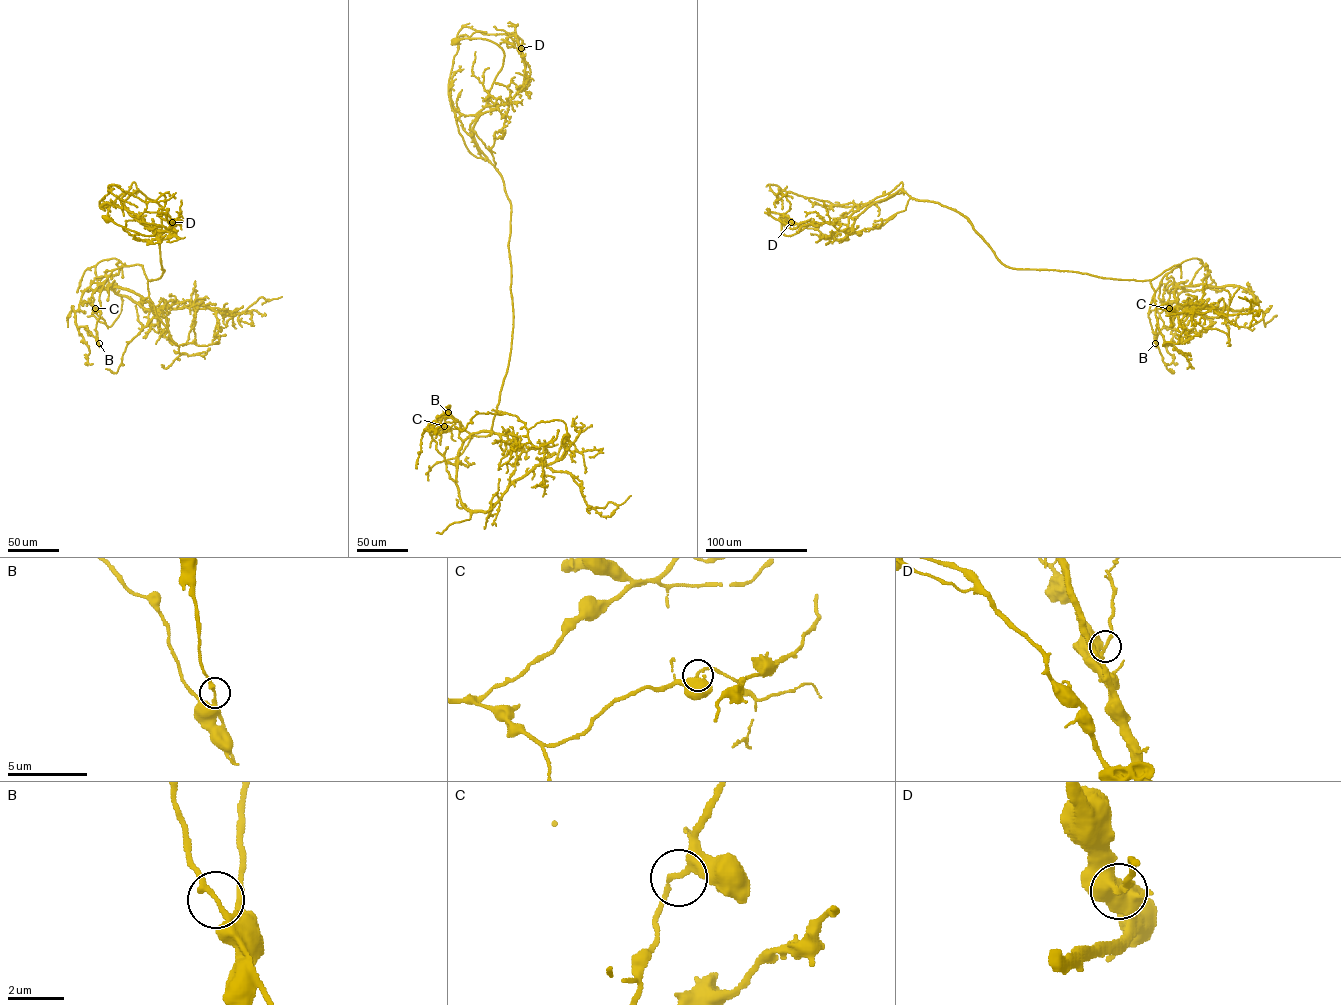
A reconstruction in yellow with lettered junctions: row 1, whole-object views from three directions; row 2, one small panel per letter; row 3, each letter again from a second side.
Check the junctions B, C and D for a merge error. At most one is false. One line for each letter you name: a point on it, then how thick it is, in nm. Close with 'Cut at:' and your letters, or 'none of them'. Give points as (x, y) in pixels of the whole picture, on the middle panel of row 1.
B: (448, 412) | 200 nm
Cut at: B

